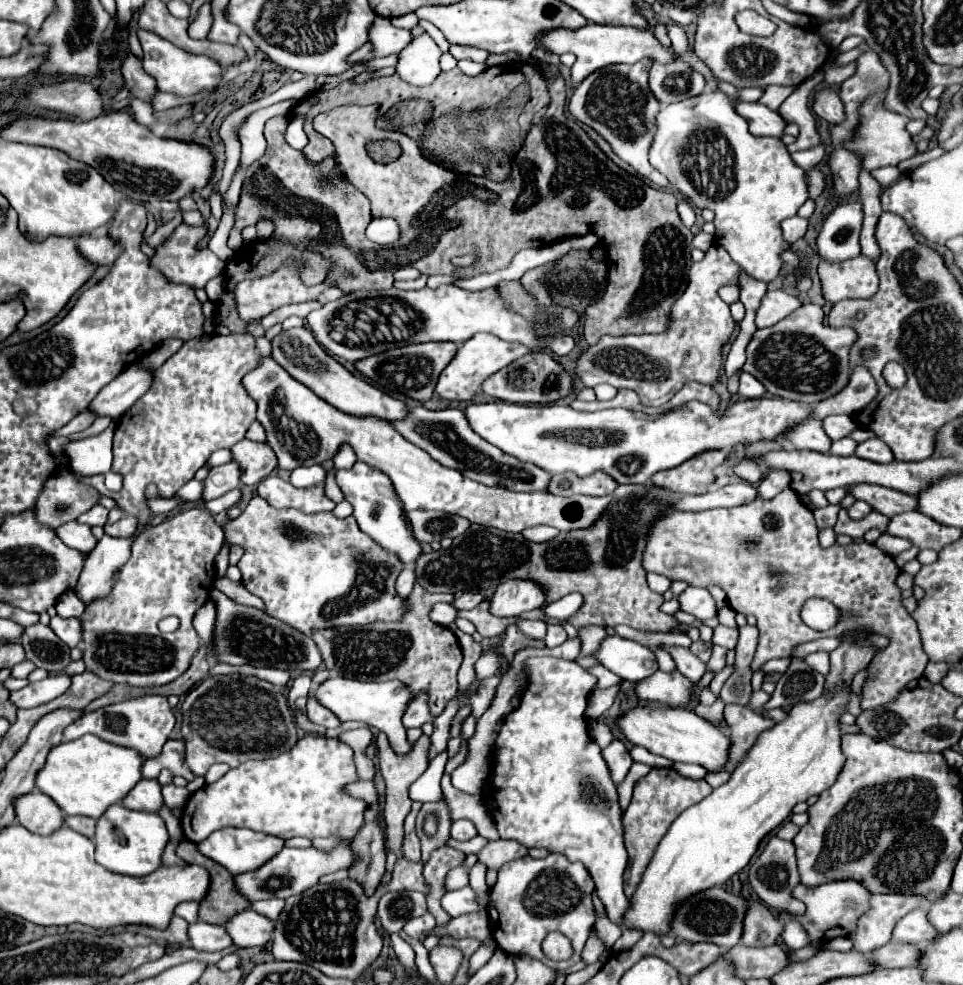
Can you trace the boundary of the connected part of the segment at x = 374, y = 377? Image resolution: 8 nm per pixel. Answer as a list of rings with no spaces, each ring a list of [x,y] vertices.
[[[426,342],[426,344],[410,344],[404,348],[392,348],[382,354],[374,354],[370,358],[362,358],[354,362],[356,370],[366,376],[374,386],[386,390],[386,392],[398,392],[408,398],[414,398],[418,402],[426,402],[432,398],[436,380],[444,366],[454,358],[456,354],[454,342]]]

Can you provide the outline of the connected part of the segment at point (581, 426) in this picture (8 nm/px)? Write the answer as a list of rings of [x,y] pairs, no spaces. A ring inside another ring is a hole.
[[[756,398],[734,402],[726,414],[718,418],[712,416],[712,410],[702,402],[688,402],[658,418],[624,408],[576,412],[560,404],[534,406],[510,402],[472,402],[466,406],[464,414],[470,428],[486,442],[550,474],[574,472],[578,476],[588,476],[596,470],[604,470],[618,484],[644,484],[652,474],[674,468],[704,450],[730,450],[744,442],[776,440],[788,426],[806,420],[810,410],[810,406],[792,400]]]

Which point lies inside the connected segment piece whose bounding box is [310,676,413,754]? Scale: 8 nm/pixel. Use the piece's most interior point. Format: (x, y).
(380, 704)

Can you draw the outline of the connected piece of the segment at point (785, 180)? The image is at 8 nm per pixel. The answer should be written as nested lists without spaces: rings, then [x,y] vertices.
[[[720,90],[660,106],[658,116],[664,116],[662,120],[666,122],[674,122],[674,126],[662,130],[666,134],[674,132],[676,138],[656,152],[652,142],[648,154],[650,164],[694,206],[700,210],[710,208],[716,214],[714,240],[728,250],[740,268],[758,280],[772,282],[782,266],[778,254],[786,250],[780,222],[794,216],[810,198],[806,170],[792,162],[780,138],[752,136],[746,120],[736,114]]]

